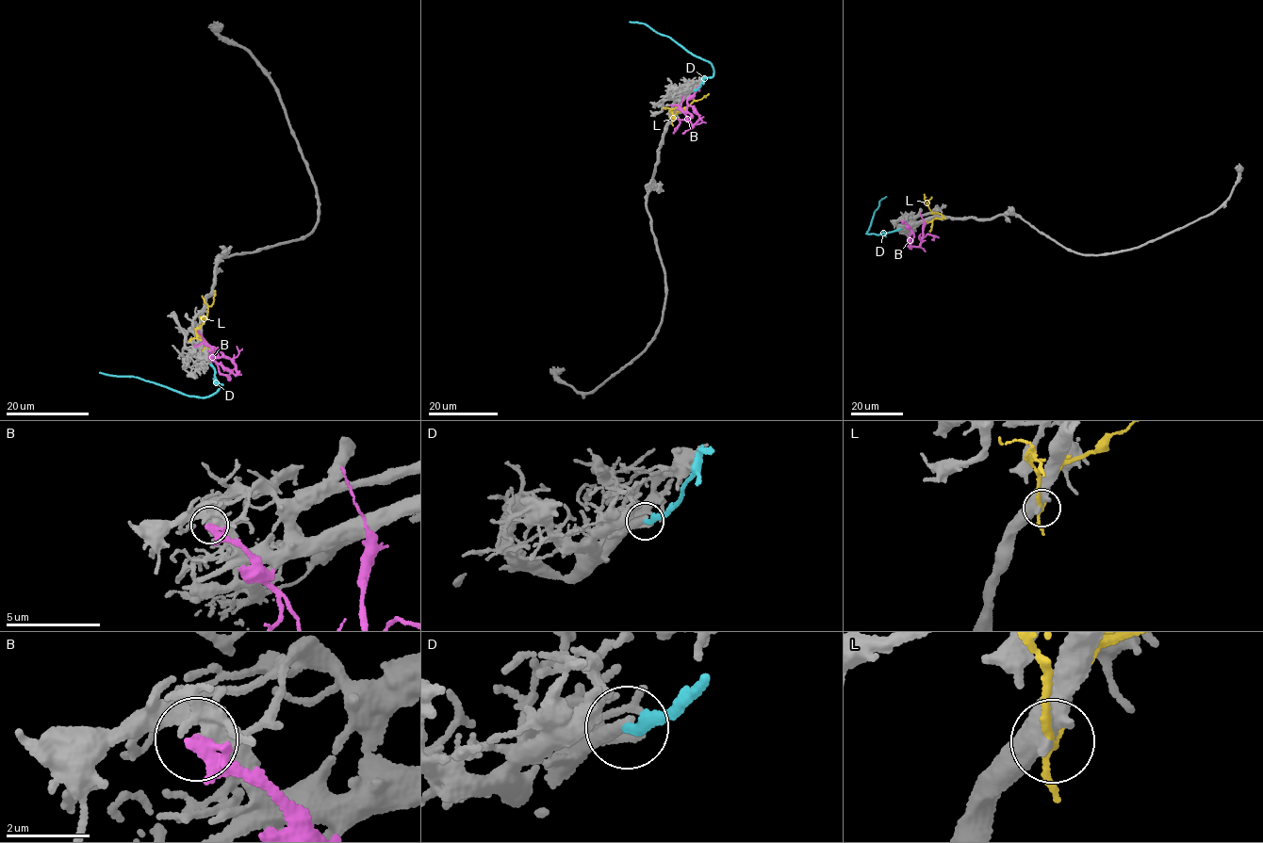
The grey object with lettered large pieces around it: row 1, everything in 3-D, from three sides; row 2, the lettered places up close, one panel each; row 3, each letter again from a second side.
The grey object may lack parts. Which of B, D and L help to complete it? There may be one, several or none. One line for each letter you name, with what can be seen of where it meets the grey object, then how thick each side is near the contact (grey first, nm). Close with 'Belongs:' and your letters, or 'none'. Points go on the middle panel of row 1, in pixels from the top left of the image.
Belongs: none

